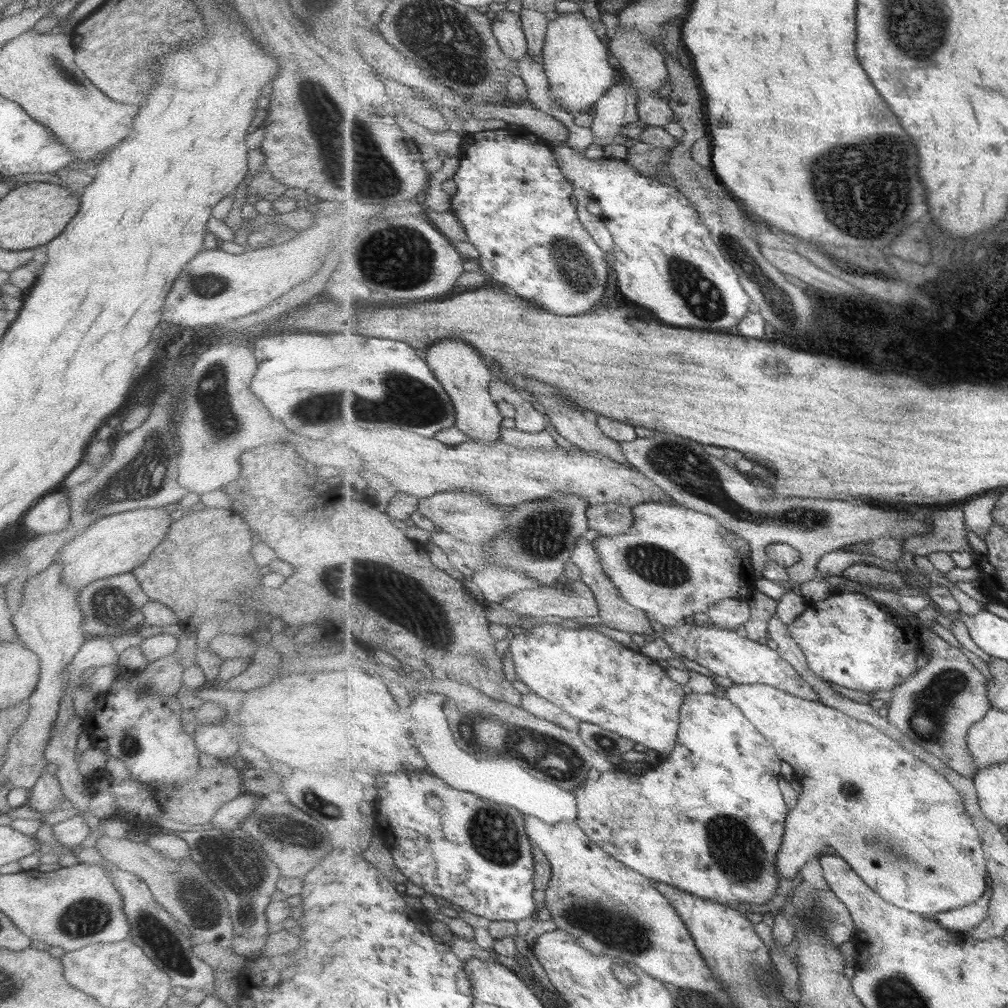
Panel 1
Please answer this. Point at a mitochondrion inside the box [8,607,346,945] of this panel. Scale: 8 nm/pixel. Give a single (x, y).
(86, 918)

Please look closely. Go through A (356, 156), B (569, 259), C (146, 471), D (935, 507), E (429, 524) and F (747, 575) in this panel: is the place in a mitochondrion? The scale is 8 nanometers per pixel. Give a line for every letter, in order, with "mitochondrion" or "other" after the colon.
A: mitochondrion
B: mitochondrion
C: mitochondrion
D: other
E: other
F: other

